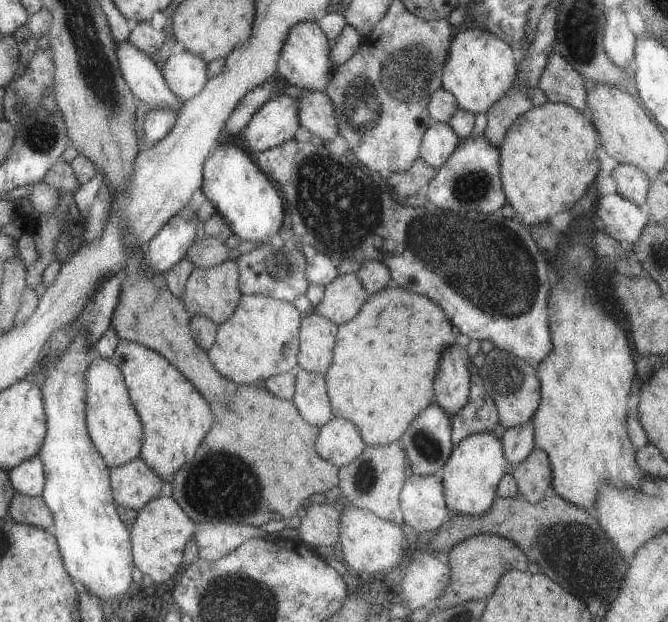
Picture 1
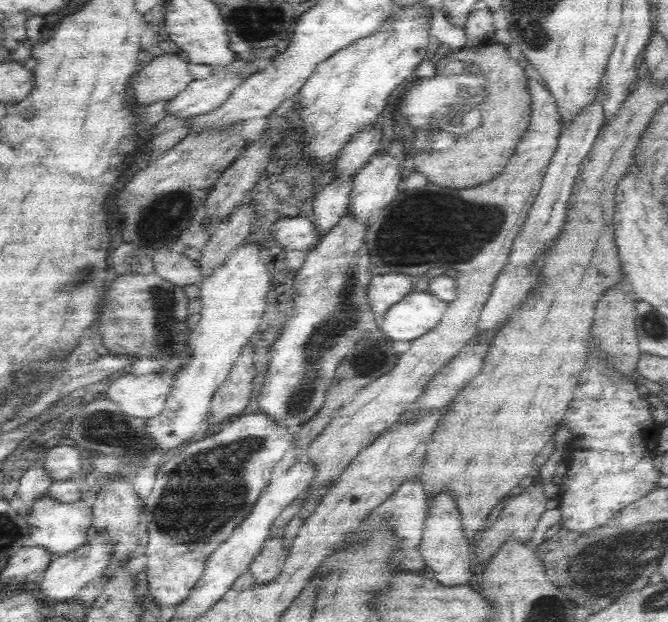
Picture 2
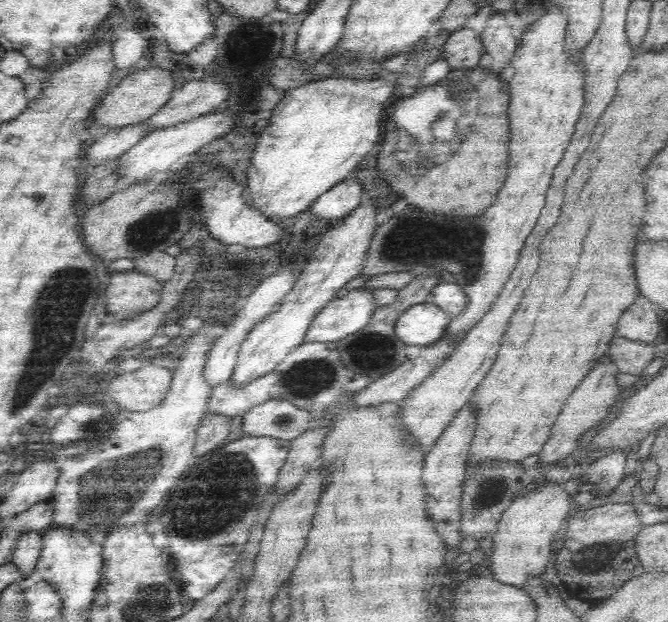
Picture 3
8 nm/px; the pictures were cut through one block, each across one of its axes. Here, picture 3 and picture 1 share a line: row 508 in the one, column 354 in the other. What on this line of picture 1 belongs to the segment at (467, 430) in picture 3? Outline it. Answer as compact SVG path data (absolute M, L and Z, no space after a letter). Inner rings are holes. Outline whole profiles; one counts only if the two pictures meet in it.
M333 418L319 428L315 440L315 452L335 466L351 464L363 452L363 448L365 444L361 442L357 430L347 420L339 418Z

